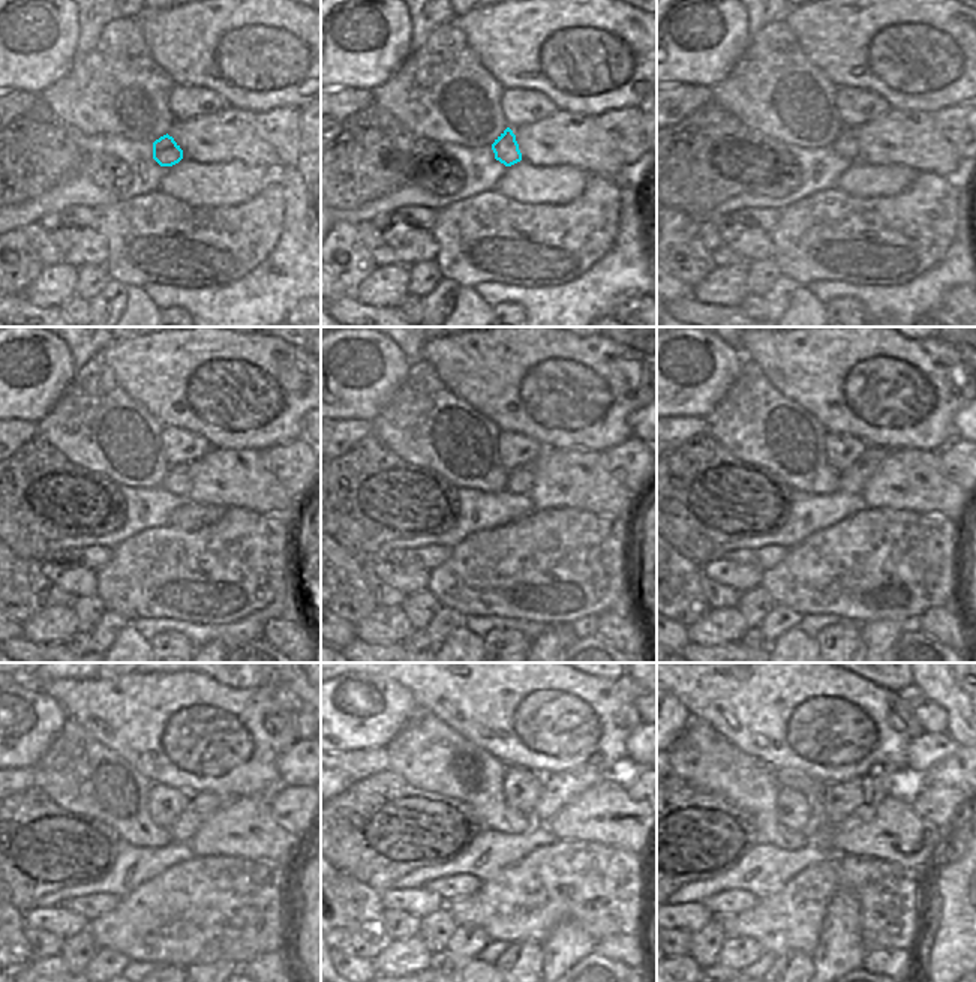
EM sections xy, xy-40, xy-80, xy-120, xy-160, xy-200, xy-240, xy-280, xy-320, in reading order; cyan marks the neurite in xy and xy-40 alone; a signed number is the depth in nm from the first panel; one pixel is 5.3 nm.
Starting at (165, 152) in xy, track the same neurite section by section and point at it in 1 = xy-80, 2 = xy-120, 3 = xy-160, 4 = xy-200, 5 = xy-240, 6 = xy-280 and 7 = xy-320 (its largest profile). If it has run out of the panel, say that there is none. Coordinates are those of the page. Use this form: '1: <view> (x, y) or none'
1: xy-80 (846, 144)
2: xy-120 (179, 480)
3: xy-160 (519, 480)
4: xy-200 (855, 479)
5: xy-240 (203, 804)
6: xy-280 (541, 807)
7: xy-320 (897, 801)

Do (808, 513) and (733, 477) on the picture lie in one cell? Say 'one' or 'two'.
two

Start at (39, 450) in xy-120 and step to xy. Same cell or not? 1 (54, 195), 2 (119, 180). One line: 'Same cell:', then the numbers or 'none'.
Same cell: 2

